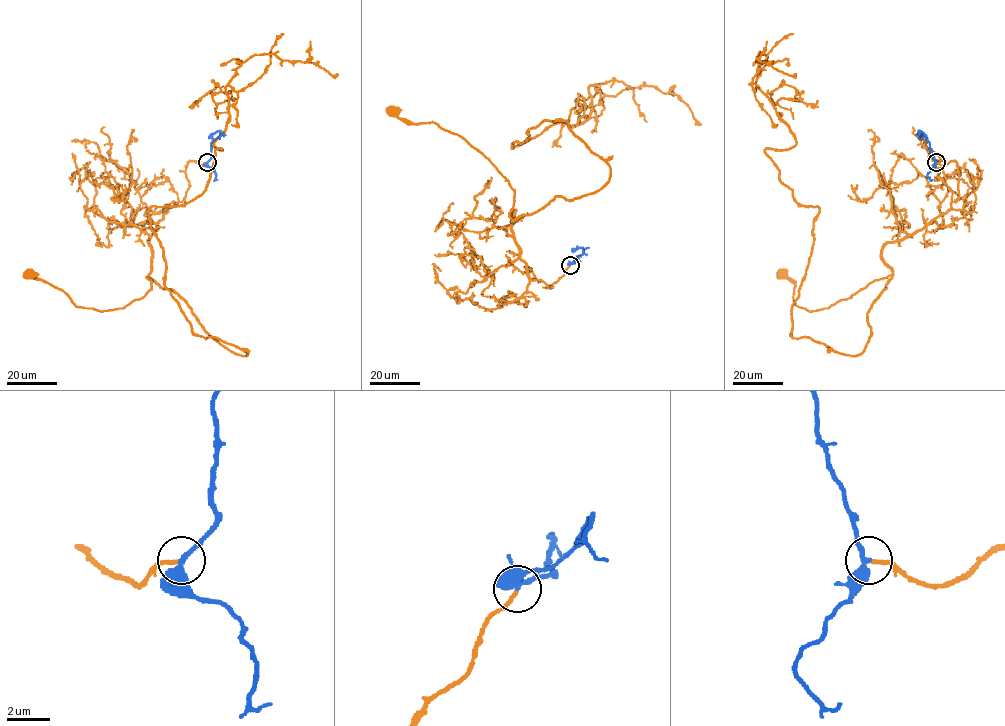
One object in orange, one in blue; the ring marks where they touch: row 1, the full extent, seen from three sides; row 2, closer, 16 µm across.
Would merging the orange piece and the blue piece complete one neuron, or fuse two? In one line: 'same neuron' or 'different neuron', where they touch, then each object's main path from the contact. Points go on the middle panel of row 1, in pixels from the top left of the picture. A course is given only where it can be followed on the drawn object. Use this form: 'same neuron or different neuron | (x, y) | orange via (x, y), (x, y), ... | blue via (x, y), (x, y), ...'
same neuron | (570, 265) | orange via (570, 265), (552, 287), (532, 280), (511, 229), (514, 190), (505, 178), (456, 134), (391, 112) | blue via (570, 264), (584, 253), (582, 248), (572, 251)

